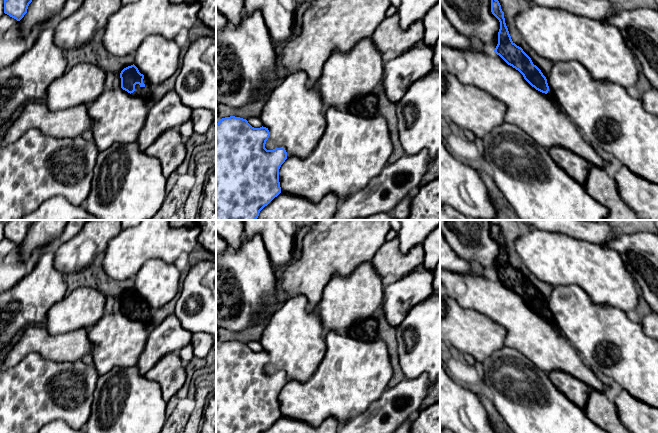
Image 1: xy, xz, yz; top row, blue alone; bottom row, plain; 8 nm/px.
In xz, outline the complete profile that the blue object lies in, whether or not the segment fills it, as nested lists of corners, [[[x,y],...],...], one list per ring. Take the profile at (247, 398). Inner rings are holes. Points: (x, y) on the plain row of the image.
[[[225,341],[219,343],[219,346],[216,347],[216,433],[263,433],[281,417],[281,411],[279,406],[279,393],[287,383],[287,376],[284,372],[267,374],[265,372],[265,368],[269,360],[270,356],[268,352],[263,350],[260,352],[254,352],[248,347],[246,343],[240,341]]]

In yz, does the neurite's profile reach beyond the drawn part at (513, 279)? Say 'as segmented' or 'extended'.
extended

